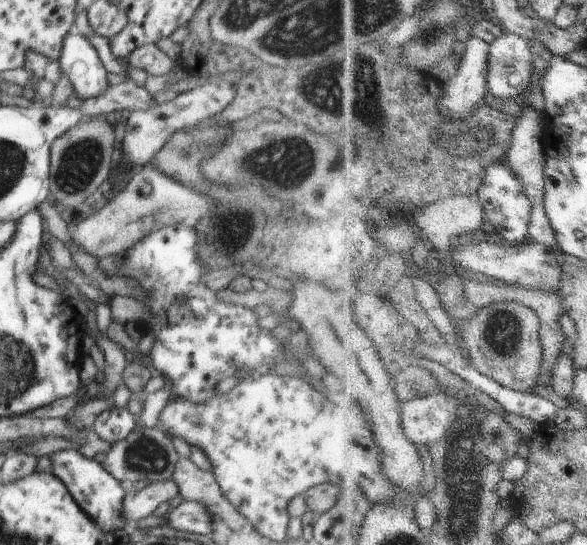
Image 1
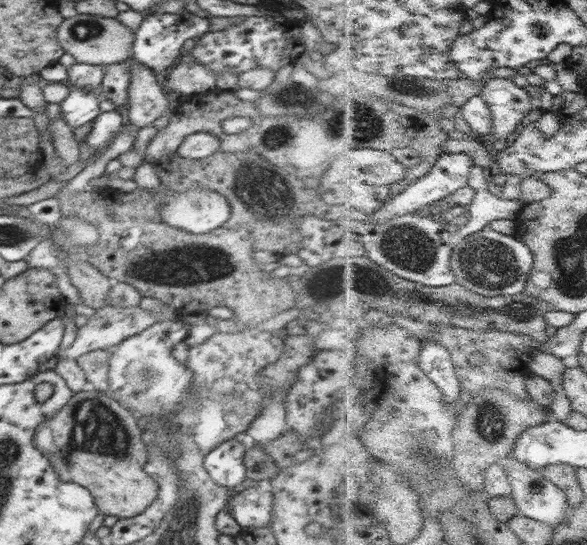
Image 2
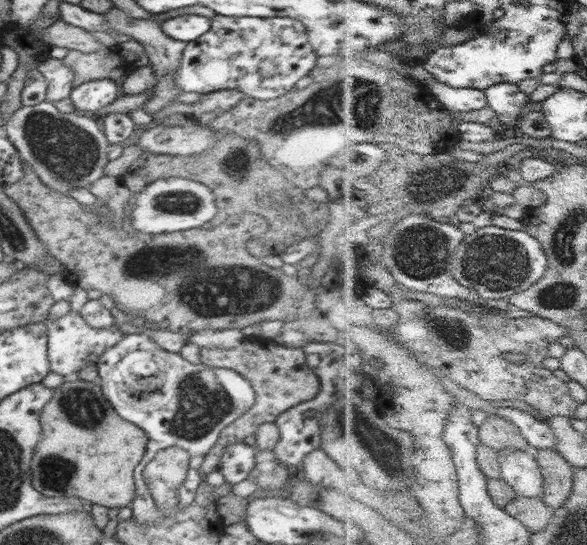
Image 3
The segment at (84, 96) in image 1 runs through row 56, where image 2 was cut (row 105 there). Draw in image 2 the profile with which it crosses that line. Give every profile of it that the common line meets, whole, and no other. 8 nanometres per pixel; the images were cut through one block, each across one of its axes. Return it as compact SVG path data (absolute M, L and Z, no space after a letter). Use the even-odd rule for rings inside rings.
M71 88L67 98L59 105L61 117L72 130L94 120L101 114L100 95L90 91Z

